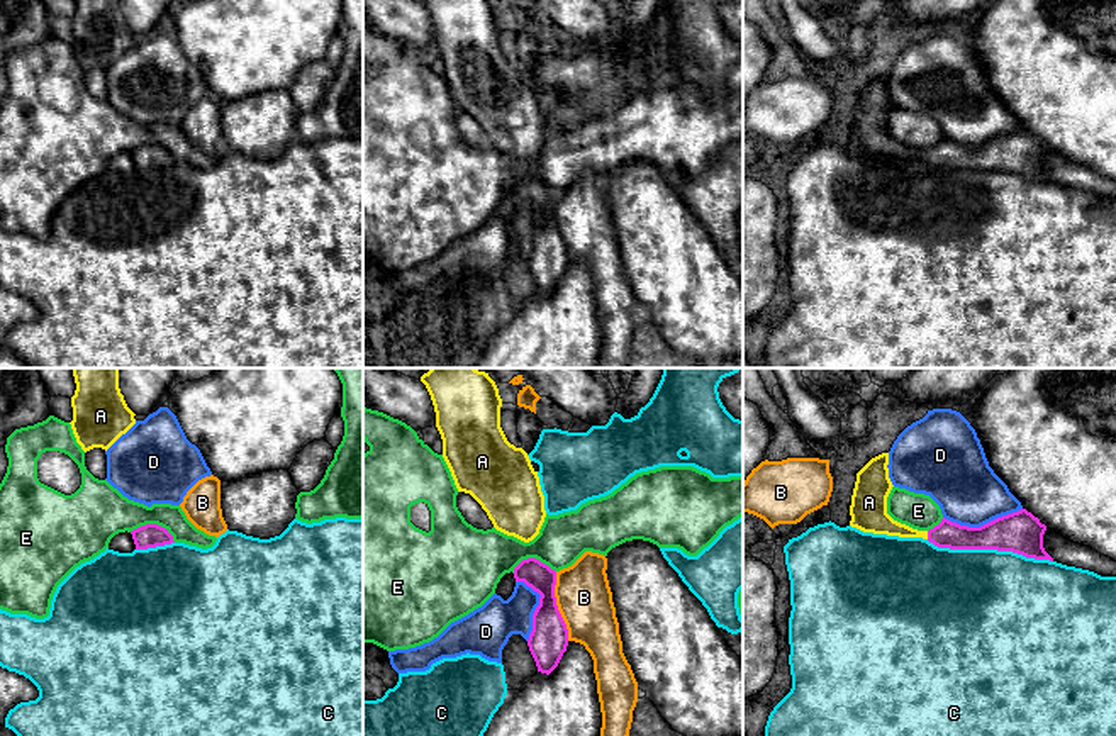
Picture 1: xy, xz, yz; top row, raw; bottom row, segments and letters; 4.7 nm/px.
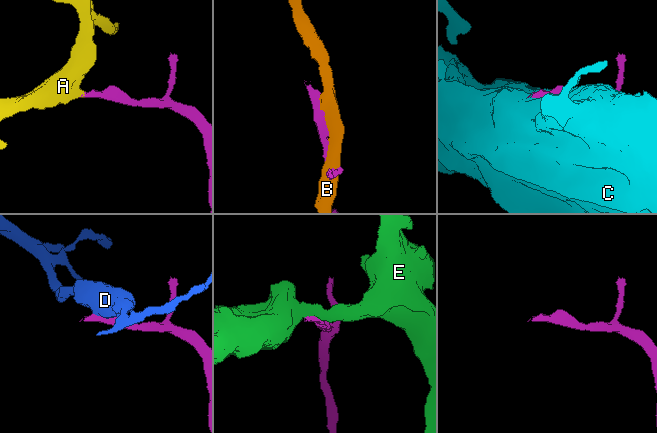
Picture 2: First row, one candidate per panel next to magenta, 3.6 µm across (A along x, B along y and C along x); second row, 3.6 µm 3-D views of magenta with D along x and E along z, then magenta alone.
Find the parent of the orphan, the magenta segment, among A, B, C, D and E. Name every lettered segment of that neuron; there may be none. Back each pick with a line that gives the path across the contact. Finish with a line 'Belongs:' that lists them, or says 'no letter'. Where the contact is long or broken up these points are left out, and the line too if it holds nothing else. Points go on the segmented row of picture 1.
A: way yz (950, 535), (928, 535), (896, 529), (877, 521)
Belongs: A

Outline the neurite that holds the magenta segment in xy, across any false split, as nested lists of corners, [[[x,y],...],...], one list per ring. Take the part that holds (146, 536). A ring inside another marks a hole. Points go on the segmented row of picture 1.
[[[146,524],[134,531],[131,531],[136,549],[148,549],[156,546],[171,544],[173,536],[168,532],[168,529],[158,526],[158,524]]]

